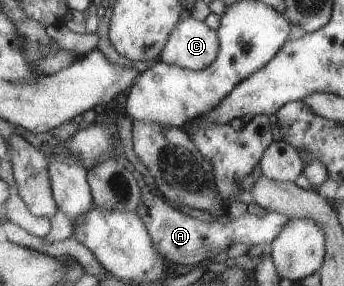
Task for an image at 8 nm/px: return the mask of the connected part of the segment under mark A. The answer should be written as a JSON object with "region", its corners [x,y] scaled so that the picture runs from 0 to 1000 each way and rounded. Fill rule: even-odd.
{"region":[[[392,601],[392,633],[404,647],[404,713],[392,741],[413,762],[433,808],[439,850],[468,895],[488,916],[523,927],[605,920],[622,909],[645,874],[660,874],[674,853],[788,850],[808,811],[831,787],[840,759],[808,741],[785,741],[767,759],[744,759],[715,741],[709,752],[677,762],[660,787],[645,780],[581,773],[532,741],[503,731],[465,675],[448,675],[424,647],[413,612]]]}

